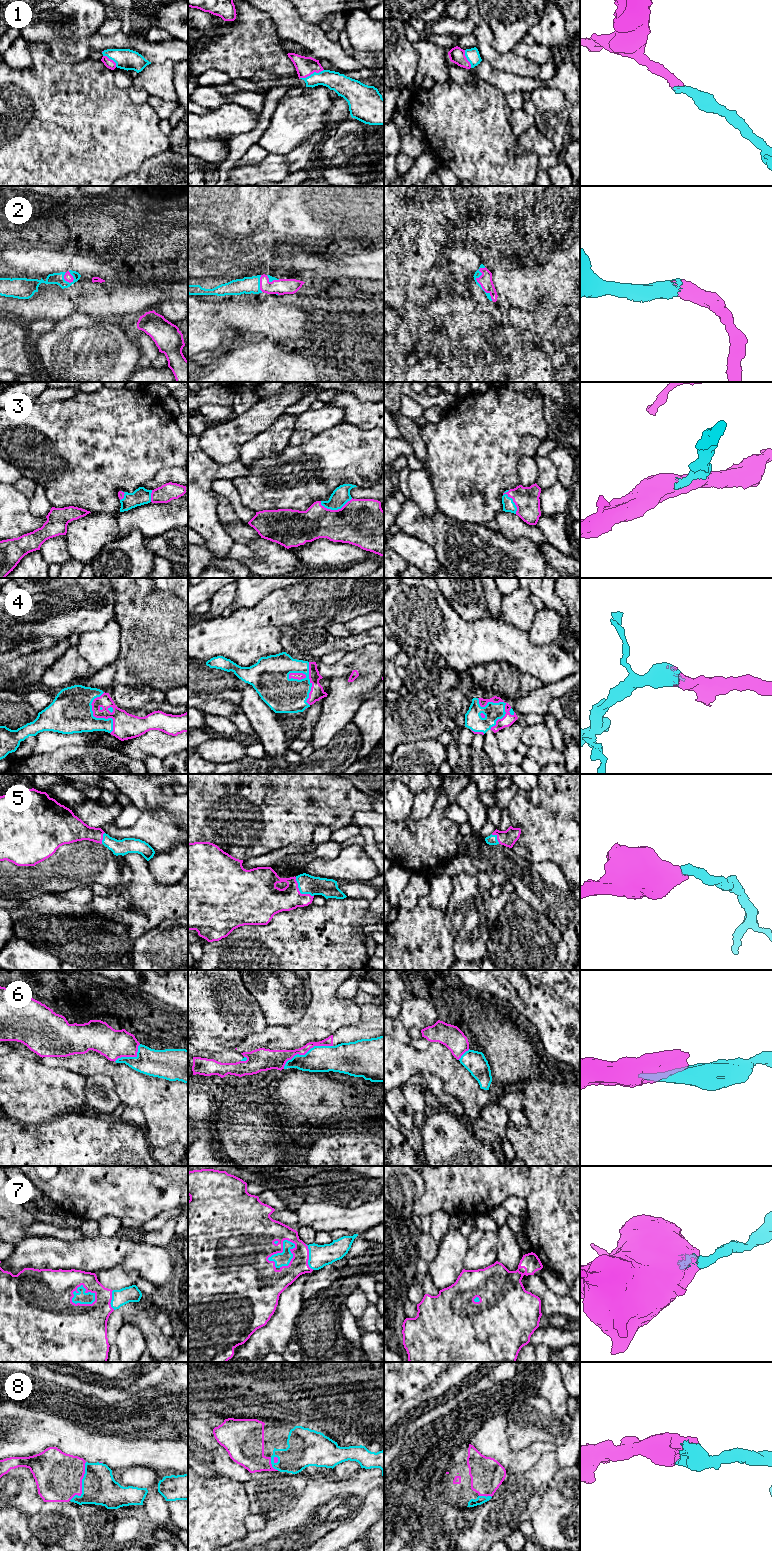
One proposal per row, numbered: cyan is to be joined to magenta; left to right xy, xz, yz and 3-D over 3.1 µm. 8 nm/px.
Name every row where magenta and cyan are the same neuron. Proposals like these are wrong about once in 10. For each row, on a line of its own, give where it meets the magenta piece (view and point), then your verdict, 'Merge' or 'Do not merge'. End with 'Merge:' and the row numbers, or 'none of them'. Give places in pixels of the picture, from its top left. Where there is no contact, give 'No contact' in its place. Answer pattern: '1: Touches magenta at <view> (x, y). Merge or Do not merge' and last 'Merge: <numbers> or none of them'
1: Touches magenta at xz (311, 73). Merge
2: Touches magenta at yz (479, 283). Merge
3: Touches magenta at xz (336, 510). Merge
4: Touches magenta at yz (503, 701). Merge
5: Touches magenta at xz (299, 891). Merge
6: Touches magenta at xz (306, 1052). Do not merge
7: Touches magenta at xz (282, 1248). Merge
8: Touches magenta at xy (81, 1484). Merge
Merge: 1, 2, 3, 4, 5, 7, 8

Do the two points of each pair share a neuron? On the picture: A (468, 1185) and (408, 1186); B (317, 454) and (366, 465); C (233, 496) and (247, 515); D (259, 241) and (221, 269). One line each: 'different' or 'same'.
A: different
B: same
C: same
D: same

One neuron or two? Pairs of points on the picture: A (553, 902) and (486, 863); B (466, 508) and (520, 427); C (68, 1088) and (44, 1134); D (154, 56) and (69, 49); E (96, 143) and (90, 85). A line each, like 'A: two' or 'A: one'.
A: one
B: one
C: two
D: one
E: one

